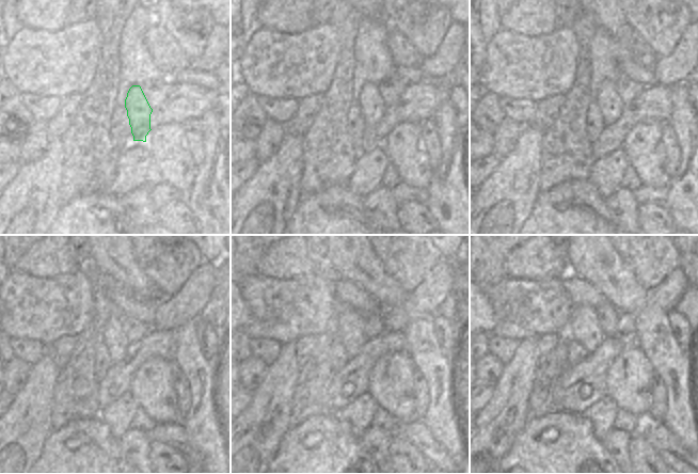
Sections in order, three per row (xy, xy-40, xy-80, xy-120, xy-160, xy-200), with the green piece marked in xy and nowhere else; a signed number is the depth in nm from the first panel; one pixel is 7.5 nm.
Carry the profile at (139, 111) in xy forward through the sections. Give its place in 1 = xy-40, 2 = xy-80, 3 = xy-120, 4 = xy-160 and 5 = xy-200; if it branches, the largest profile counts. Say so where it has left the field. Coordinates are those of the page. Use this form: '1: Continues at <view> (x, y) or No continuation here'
1: Continues at xy-40 (371, 105)
2: Continues at xy-80 (611, 105)
3: Continues at xy-120 (115, 341)
4: Continues at xy-160 (351, 335)
5: Continues at xy-200 (583, 327)

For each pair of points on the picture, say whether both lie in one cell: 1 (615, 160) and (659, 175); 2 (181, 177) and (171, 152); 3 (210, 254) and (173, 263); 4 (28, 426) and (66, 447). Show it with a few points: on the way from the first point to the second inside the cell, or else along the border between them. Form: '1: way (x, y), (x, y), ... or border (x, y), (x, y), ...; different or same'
1: border (621, 147), (629, 163); different
2: way (178, 171), (173, 158); same
3: border (195, 246), (204, 259); different
4: border (52, 430), (44, 443), (41, 455), (36, 459); different

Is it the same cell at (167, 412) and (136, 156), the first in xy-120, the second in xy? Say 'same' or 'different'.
different

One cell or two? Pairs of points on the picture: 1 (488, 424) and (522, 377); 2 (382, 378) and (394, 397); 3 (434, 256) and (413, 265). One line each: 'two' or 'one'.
1: one
2: one
3: one

